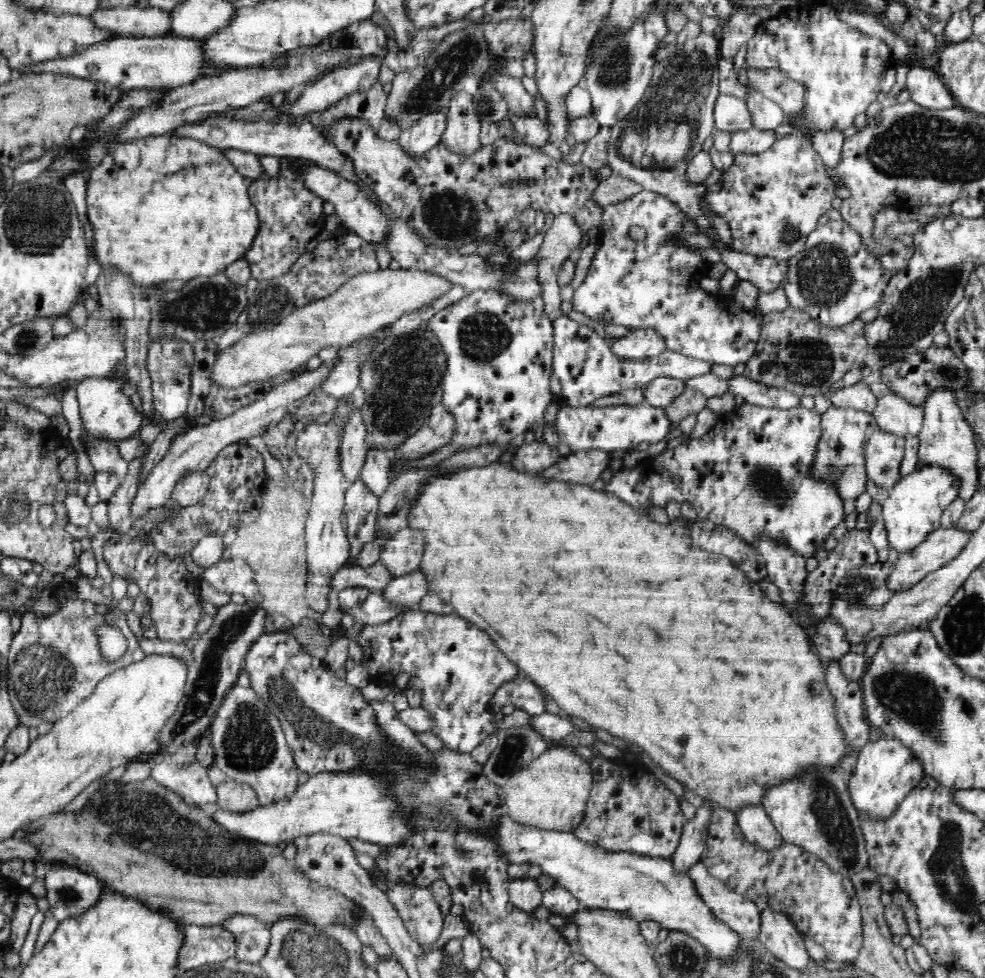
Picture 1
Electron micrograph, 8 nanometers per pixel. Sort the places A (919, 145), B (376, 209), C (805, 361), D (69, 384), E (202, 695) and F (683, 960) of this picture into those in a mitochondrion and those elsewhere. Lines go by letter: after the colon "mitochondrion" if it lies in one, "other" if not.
A: mitochondrion
B: other
C: mitochondrion
D: other
E: mitochondrion
F: mitochondrion

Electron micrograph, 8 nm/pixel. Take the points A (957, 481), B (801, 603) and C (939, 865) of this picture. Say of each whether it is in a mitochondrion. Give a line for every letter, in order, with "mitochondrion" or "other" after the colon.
A: other
B: other
C: other

